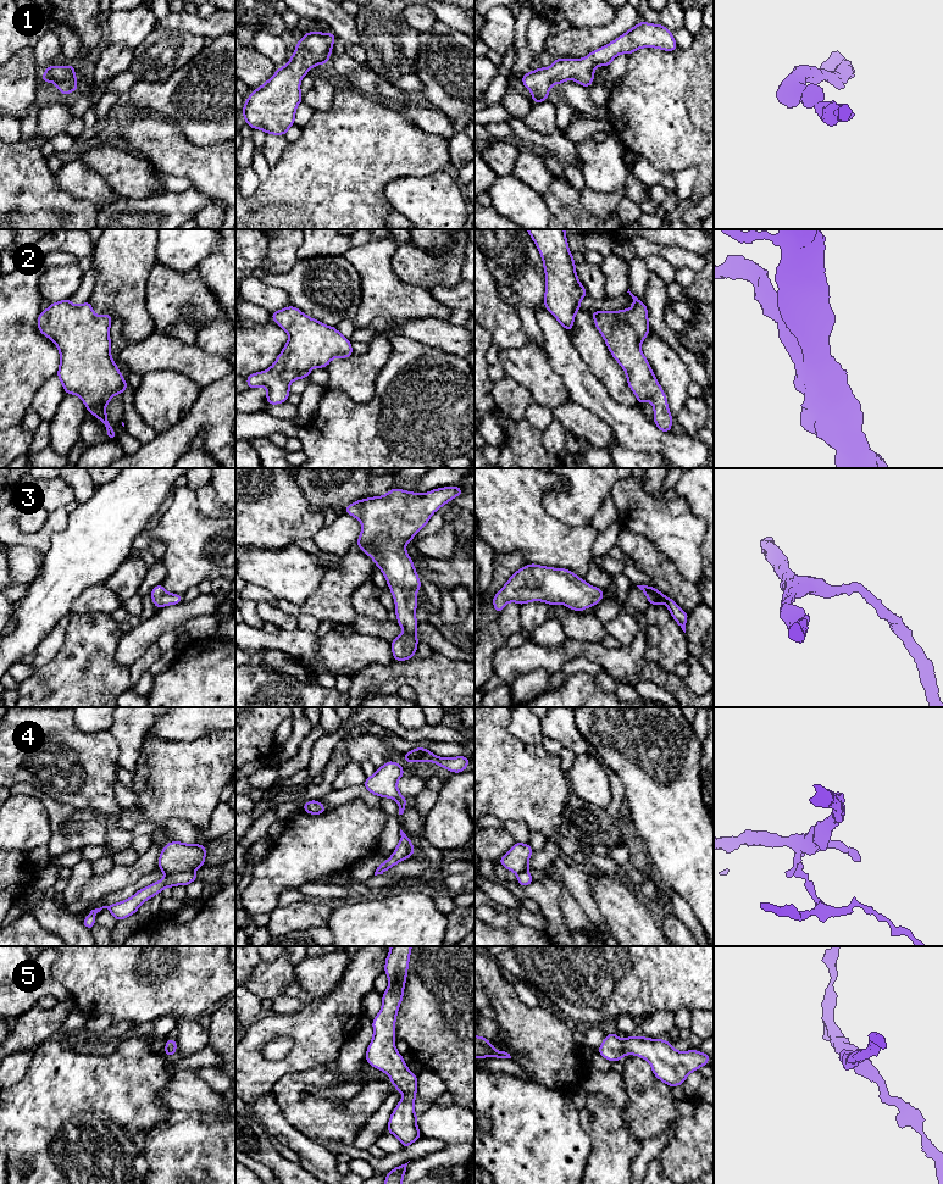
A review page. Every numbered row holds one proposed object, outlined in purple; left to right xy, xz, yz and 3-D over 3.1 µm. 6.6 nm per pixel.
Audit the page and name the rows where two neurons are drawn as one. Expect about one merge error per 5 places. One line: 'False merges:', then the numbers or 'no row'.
False merges: 4

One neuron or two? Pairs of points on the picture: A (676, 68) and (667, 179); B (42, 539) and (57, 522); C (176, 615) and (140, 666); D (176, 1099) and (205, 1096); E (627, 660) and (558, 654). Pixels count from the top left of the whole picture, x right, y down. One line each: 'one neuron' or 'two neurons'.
A: two neurons
B: one neuron
C: two neurons
D: one neuron
E: one neuron

